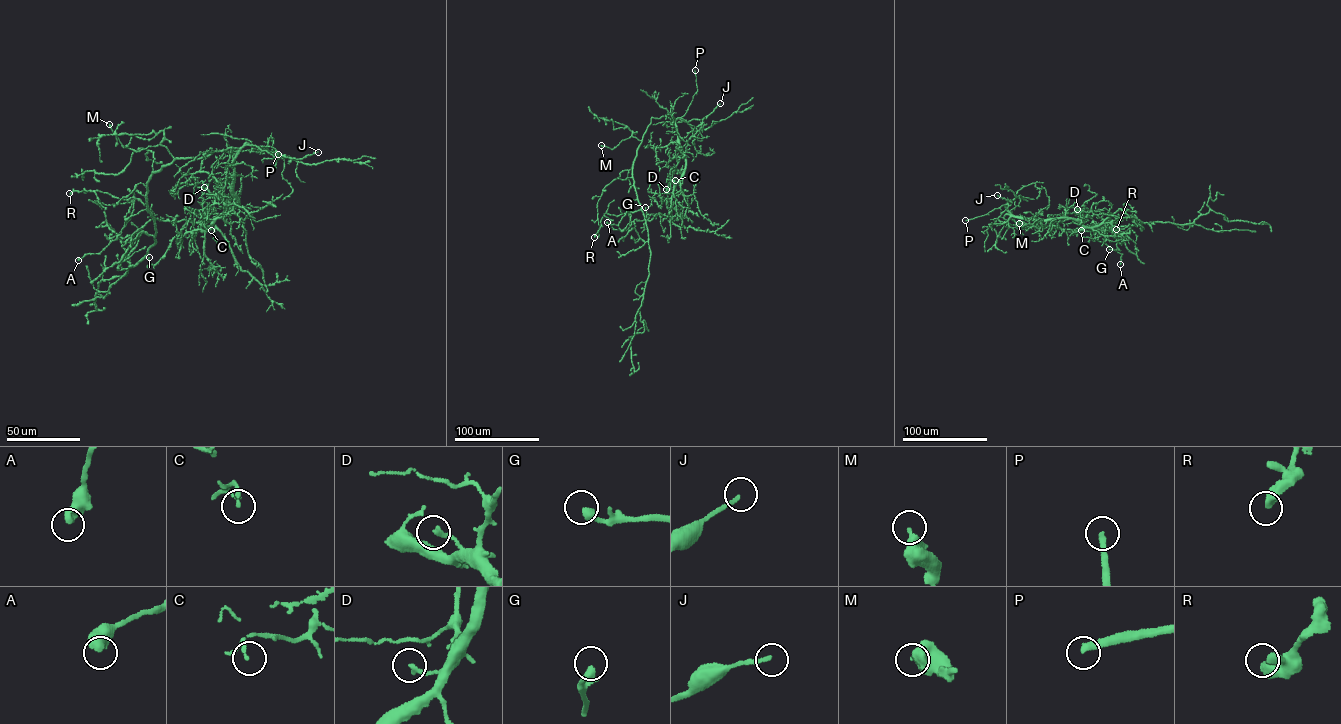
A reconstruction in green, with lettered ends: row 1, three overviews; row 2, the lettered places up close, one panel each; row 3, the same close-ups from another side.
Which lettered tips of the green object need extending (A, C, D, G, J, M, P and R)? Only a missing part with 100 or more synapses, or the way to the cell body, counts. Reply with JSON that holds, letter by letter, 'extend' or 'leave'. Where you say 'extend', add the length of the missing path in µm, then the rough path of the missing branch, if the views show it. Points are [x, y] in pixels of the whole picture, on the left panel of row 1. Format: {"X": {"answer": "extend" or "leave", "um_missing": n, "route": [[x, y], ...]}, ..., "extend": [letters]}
{"A": {"answer": "leave"}, "C": {"answer": "leave"}, "D": {"answer": "leave"}, "G": {"answer": "leave"}, "J": {"answer": "leave"}, "M": {"answer": "leave"}, "P": {"answer": "extend", "um_missing": 30}, "R": {"answer": "leave"}, "extend": ["P"]}

